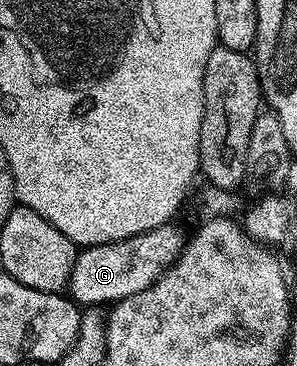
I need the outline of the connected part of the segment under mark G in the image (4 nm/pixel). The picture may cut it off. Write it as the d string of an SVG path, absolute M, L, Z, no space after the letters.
M171 225L158 227L125 241L82 248L76 254L73 265L70 298L80 305L114 305L153 285L153 281L175 262L183 249L184 236L179 236L173 228Z

